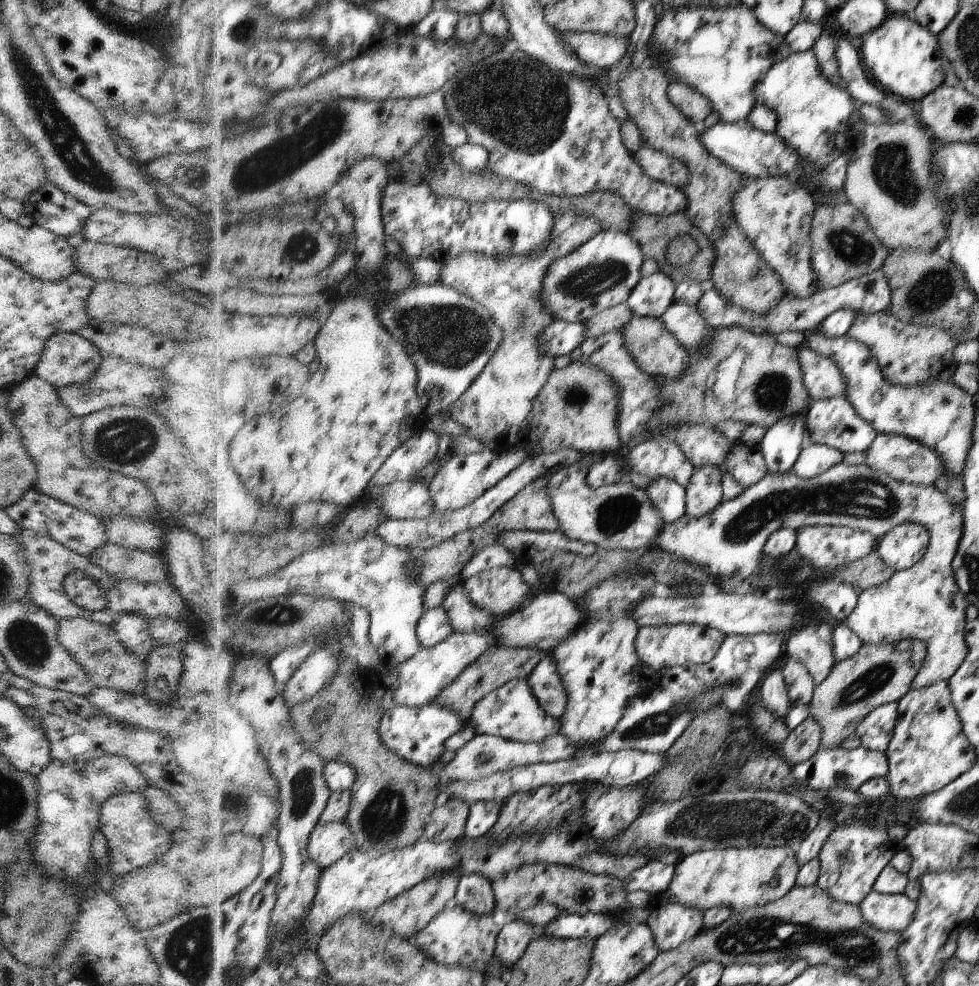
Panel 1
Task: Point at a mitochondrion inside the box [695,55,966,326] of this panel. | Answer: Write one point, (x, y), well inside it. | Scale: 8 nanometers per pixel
(892, 170)

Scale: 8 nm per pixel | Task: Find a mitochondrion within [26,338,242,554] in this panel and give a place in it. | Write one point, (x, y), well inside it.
(130, 441)

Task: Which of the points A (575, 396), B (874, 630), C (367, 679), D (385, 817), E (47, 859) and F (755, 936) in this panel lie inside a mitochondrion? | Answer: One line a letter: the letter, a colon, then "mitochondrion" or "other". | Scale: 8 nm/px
A: mitochondrion
B: other
C: other
D: mitochondrion
E: other
F: mitochondrion

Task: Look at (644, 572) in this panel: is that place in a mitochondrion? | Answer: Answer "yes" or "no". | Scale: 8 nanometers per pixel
no

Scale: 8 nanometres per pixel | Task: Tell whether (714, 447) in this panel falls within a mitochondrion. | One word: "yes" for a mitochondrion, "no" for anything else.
no

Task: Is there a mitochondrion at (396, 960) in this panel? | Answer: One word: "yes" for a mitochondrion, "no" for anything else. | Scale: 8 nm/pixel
yes

